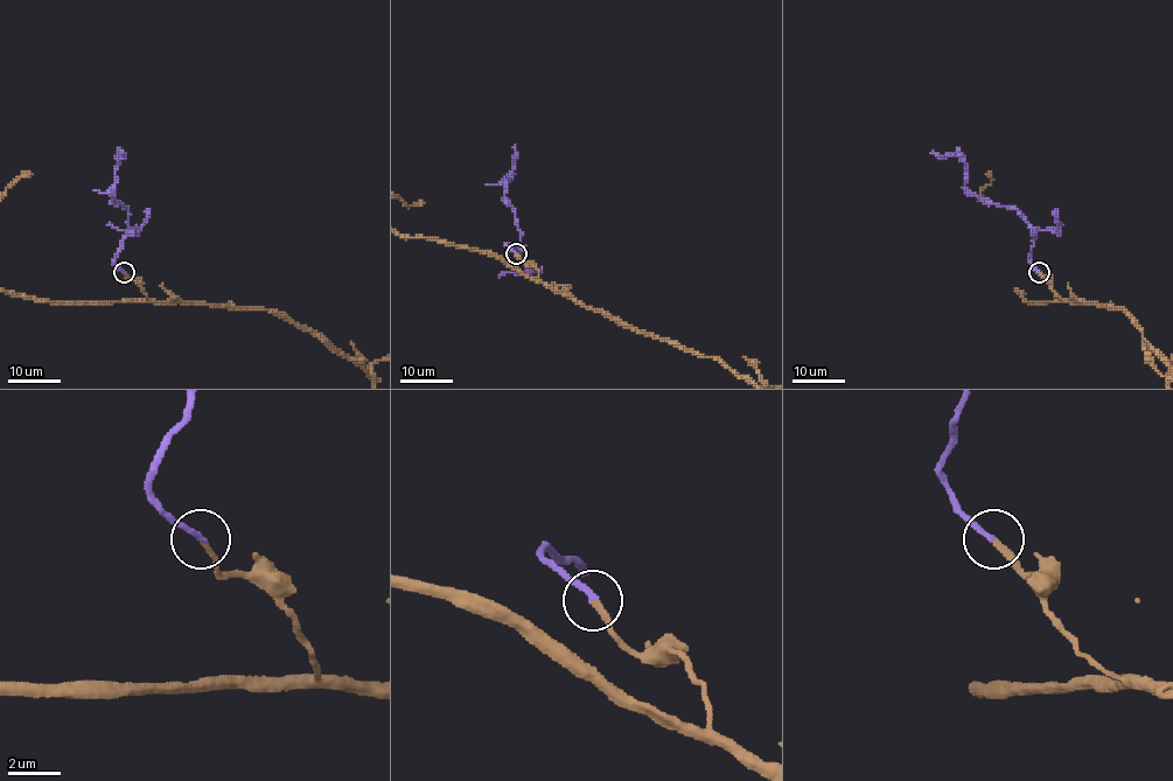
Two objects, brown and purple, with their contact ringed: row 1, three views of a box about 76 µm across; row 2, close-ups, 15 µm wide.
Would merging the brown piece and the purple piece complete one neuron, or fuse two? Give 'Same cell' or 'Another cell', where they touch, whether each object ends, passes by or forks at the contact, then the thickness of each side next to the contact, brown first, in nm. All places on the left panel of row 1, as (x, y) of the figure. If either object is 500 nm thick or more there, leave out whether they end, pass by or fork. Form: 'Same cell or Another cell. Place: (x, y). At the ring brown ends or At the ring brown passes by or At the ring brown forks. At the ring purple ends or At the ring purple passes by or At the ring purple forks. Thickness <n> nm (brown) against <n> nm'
Same cell. Place: (124, 272). At the ring brown ends. At the ring purple ends. Thickness 220 nm (brown) against 220 nm

